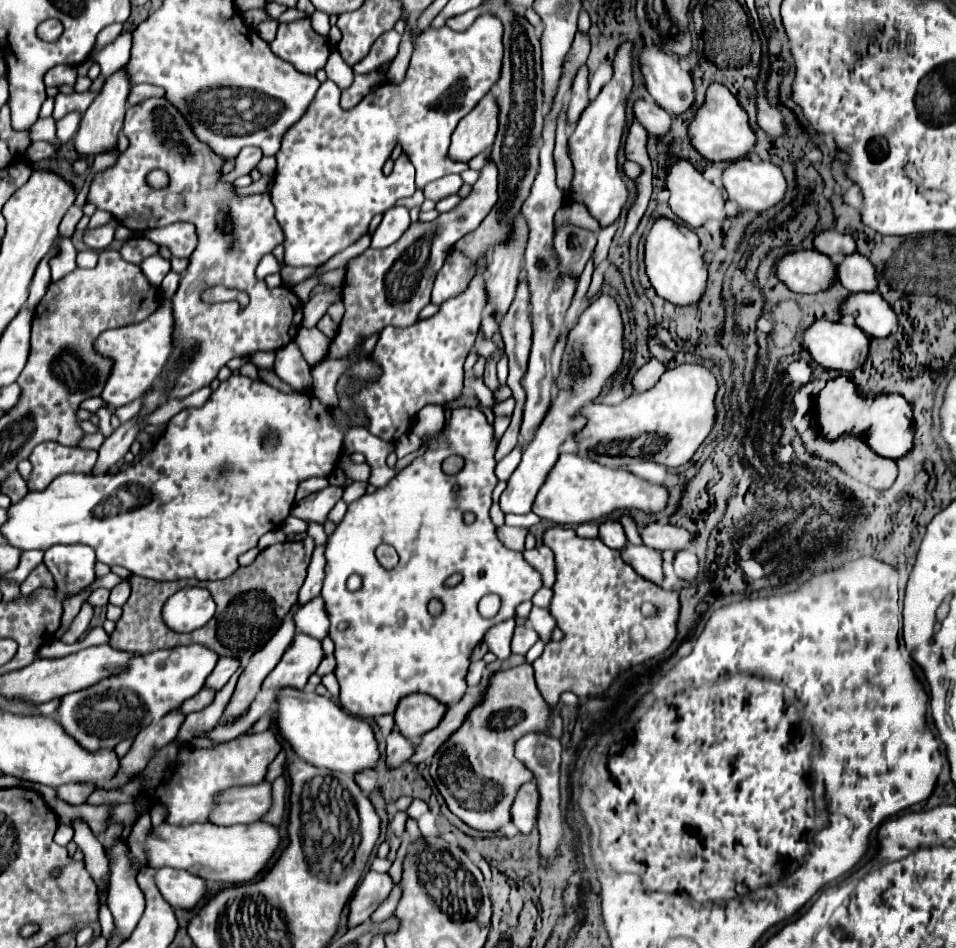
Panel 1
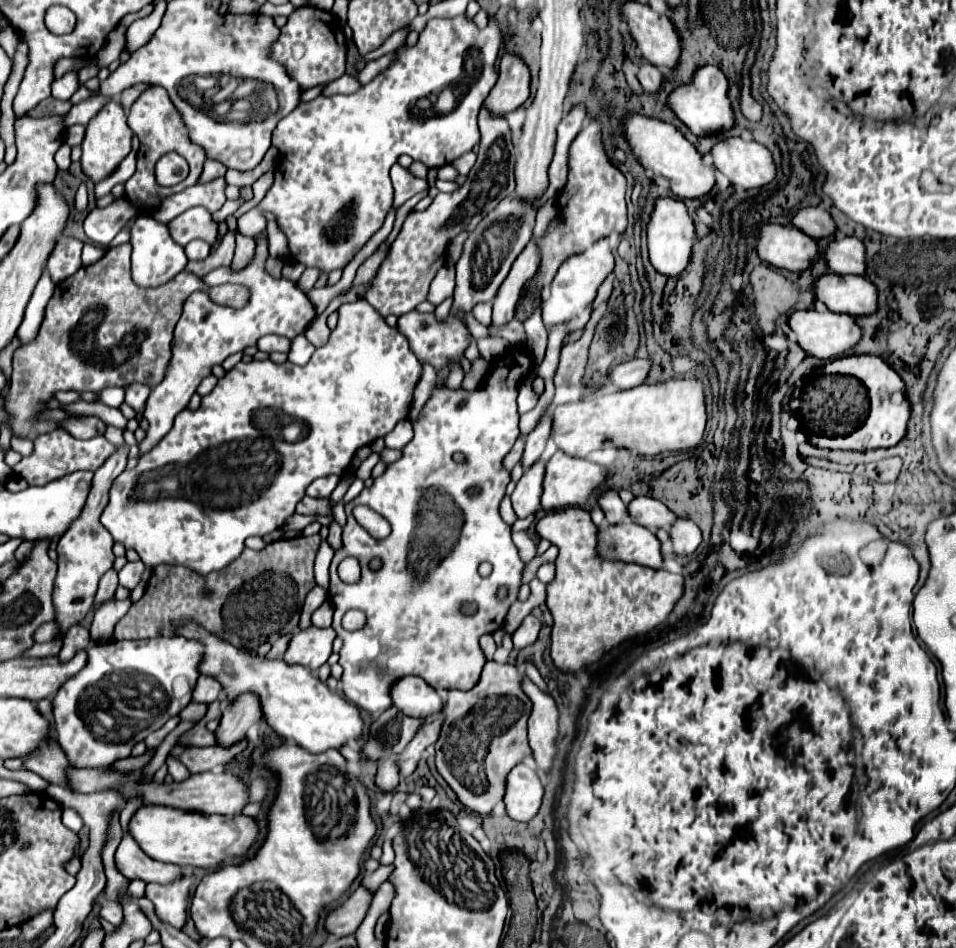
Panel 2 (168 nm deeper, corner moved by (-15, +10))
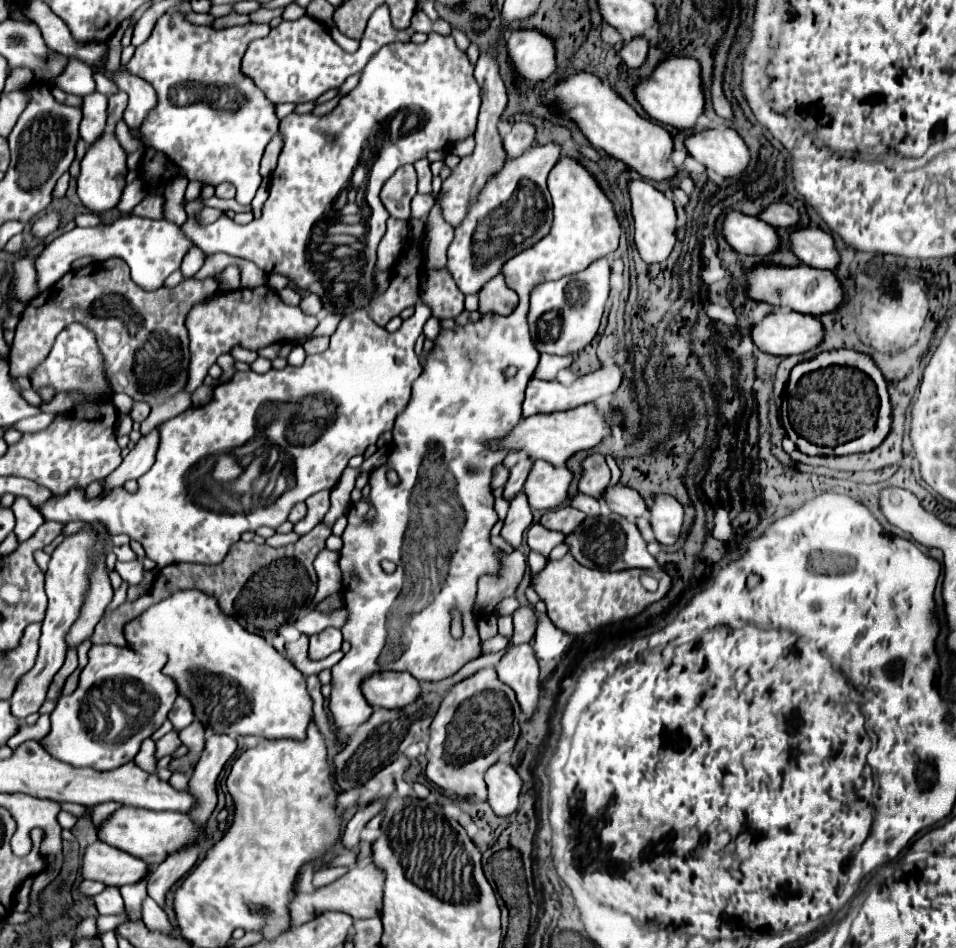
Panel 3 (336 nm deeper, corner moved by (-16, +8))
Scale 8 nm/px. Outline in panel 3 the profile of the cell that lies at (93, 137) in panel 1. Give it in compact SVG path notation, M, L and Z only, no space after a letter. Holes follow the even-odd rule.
M106 132L100 140L96 140L88 148L82 160L82 172L78 176L78 196L90 212L98 214L98 212L112 210L120 202L124 188L126 188L126 152L112 136L112 132Z

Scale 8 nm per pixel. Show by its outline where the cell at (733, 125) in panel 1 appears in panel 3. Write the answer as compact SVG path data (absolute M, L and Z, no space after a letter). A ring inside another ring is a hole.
M668 56L654 68L654 72L646 80L634 86L634 96L652 120L670 124L674 128L692 128L696 124L696 118L704 112L700 64L694 58Z

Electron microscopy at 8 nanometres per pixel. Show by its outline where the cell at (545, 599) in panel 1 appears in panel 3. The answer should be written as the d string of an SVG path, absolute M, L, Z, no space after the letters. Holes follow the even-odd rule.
M540 522L538 524L532 524L530 530L528 530L528 546L544 556L550 554L550 550L558 544L564 542L564 534L562 532L556 532L556 530L548 530L544 528Z

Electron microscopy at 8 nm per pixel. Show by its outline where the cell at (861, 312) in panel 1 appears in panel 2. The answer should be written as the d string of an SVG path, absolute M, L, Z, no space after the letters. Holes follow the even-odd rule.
M825 274L815 284L815 298L833 312L871 316L879 310L879 290L863 276Z

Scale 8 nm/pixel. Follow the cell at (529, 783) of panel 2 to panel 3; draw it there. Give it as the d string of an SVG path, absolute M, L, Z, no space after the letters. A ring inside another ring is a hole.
M496 762L484 774L488 788L488 804L498 816L508 816L518 810L522 780L508 762Z

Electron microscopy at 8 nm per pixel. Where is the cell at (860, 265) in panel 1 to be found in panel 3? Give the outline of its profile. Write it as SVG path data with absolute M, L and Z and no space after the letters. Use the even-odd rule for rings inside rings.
M798 228L790 234L792 254L806 266L834 270L838 266L838 250L828 232L820 228Z

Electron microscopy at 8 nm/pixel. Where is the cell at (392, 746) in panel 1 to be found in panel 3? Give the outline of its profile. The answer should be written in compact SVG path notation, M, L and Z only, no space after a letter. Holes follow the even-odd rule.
M384 800L372 802L368 808L360 808L360 810L354 814L354 818L346 824L346 830L344 830L344 834L342 834L342 846L344 846L346 850L356 850L356 846L358 846L358 842L360 842L360 830L366 826L366 822L368 822L374 814L380 812L382 806L384 806Z

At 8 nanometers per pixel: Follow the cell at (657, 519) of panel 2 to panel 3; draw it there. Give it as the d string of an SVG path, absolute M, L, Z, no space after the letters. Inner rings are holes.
M616 484L616 486L608 486L602 494L602 500L606 502L606 506L620 514L620 516L626 516L628 520L636 520L638 516L646 514L648 512L648 504L644 502L644 498L632 490L632 488L626 488L622 484Z

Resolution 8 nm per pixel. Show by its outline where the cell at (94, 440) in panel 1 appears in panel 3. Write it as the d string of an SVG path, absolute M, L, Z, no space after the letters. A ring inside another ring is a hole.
M36 414L36 416L30 416L30 418L24 418L20 422L14 424L14 428L22 434L26 432L40 432L44 428L50 426L50 422L54 420L54 414Z

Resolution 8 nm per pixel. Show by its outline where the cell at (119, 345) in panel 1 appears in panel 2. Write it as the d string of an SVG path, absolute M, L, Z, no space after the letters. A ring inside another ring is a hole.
M135 382L135 384L129 384L125 388L125 402L129 406L133 406L137 410L137 414L143 412L143 406L147 402L147 396L151 392L151 386L149 384L143 384L143 382Z

